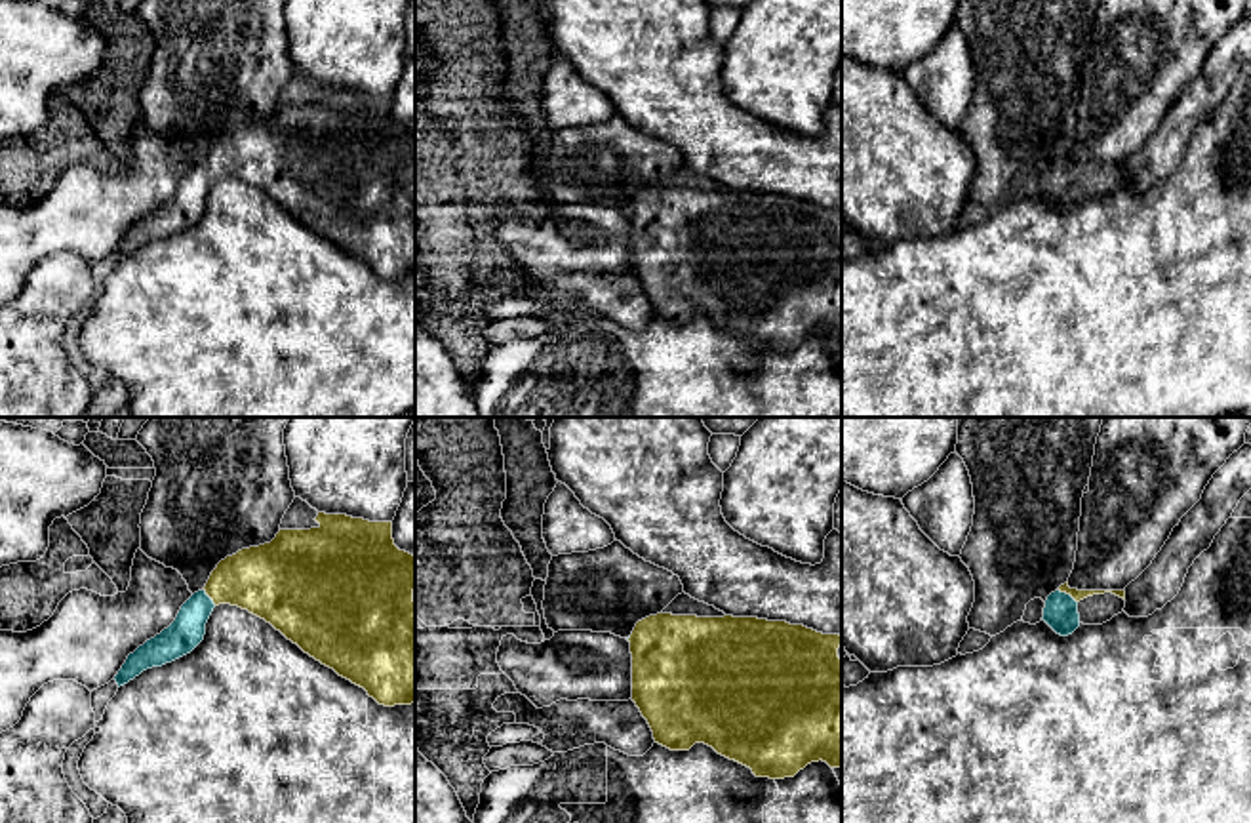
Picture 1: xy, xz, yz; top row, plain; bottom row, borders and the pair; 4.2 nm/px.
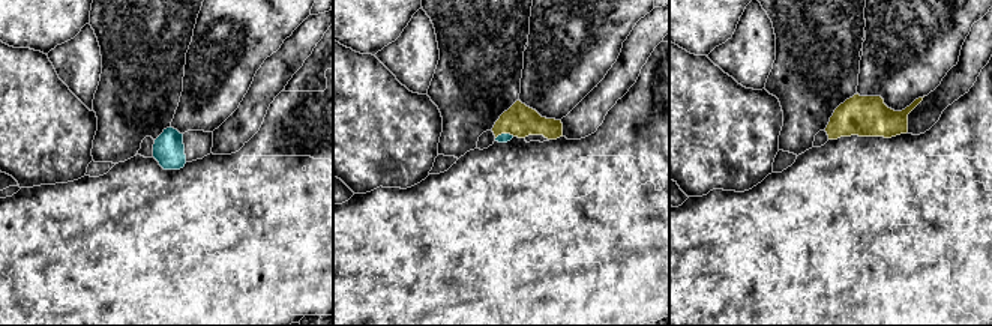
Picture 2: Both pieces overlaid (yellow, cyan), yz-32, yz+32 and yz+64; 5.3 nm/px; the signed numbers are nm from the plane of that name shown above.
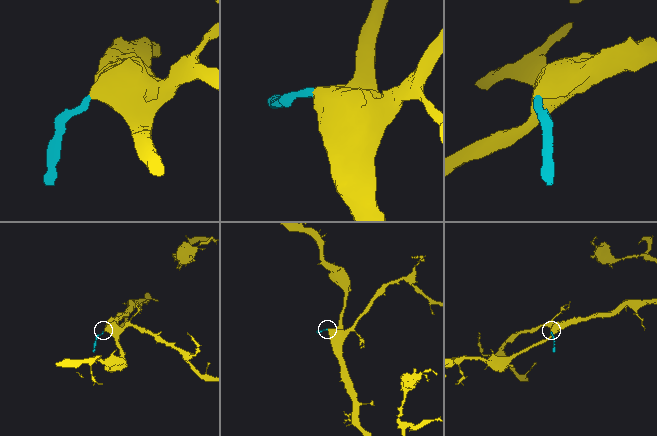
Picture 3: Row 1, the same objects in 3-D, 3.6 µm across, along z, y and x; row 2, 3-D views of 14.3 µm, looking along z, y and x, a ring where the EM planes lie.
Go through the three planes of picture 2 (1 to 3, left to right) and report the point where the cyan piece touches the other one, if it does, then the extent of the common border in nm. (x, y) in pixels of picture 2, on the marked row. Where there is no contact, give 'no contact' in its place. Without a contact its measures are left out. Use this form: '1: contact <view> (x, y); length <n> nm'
1: no contact
2: contact yz+32 (505, 132); length 110 nm
3: no contact

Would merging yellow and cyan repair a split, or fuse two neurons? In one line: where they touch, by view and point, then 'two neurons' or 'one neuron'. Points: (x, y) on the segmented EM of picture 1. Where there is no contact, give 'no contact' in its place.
yz (1069, 593) | one neuron

